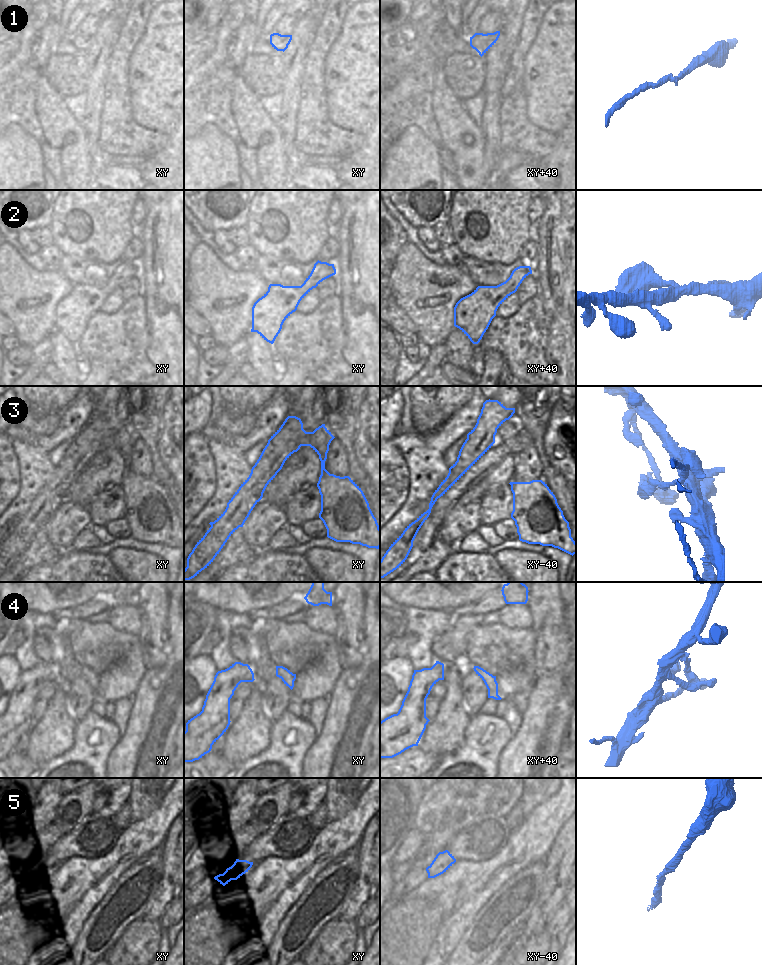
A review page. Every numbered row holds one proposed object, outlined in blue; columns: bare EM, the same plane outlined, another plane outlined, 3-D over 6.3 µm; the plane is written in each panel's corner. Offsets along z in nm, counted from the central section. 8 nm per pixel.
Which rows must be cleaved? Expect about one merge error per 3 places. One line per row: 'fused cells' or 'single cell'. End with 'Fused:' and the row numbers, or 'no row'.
1: fused cells
2: single cell
3: fused cells
4: single cell
5: single cell
Fused: 1, 3

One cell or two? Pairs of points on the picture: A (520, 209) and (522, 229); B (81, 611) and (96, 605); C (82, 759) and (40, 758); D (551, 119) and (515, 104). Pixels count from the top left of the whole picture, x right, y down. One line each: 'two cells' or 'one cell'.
A: one cell
B: one cell
C: two cells
D: two cells

